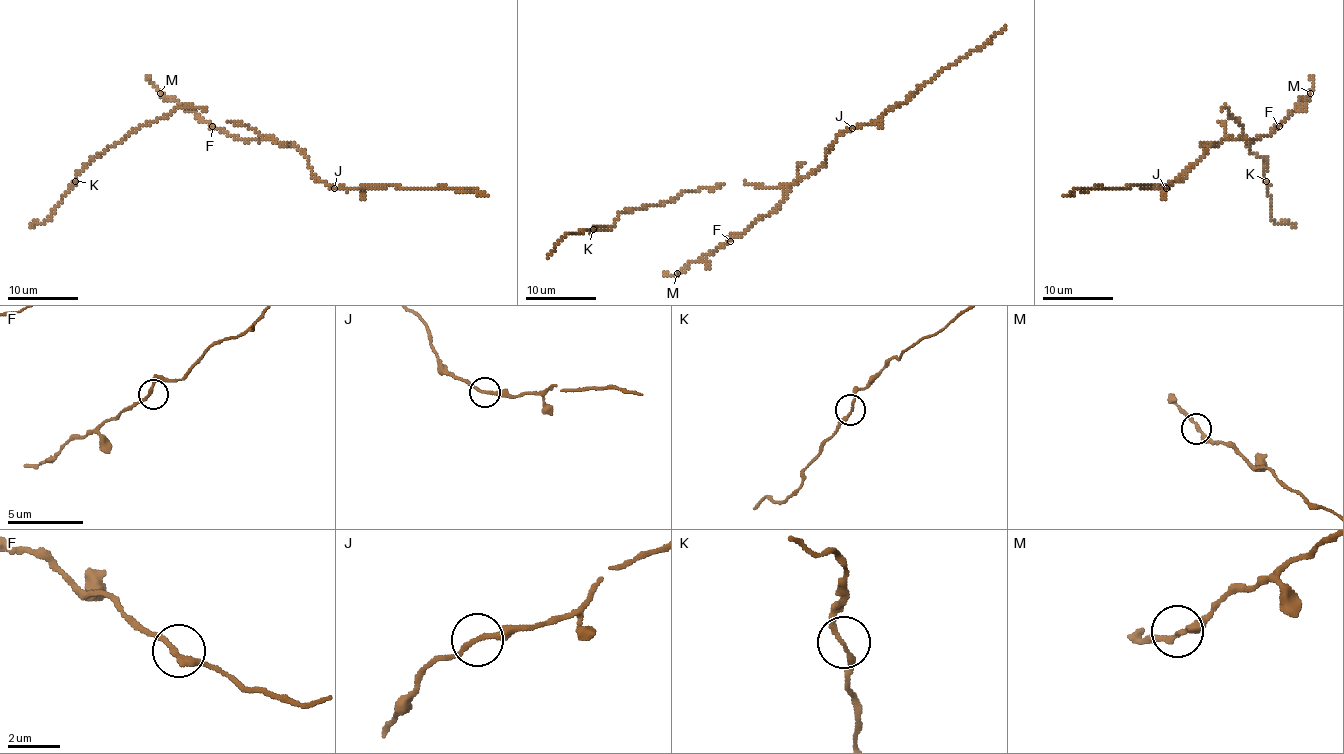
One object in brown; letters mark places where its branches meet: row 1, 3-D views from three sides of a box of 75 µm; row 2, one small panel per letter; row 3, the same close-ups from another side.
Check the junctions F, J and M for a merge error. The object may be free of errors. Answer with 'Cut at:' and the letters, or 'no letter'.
Cut at: no letter

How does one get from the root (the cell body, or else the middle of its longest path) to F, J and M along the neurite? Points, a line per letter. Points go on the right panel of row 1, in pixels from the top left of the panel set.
F: (1224, 131), (1222, 138), (1256, 140), (1266, 137), (1279, 126)
J: (1224, 131), (1219, 144), (1214, 144), (1166, 188)
M: (1224, 131), (1222, 138), (1256, 140), (1266, 137), (1310, 93)

